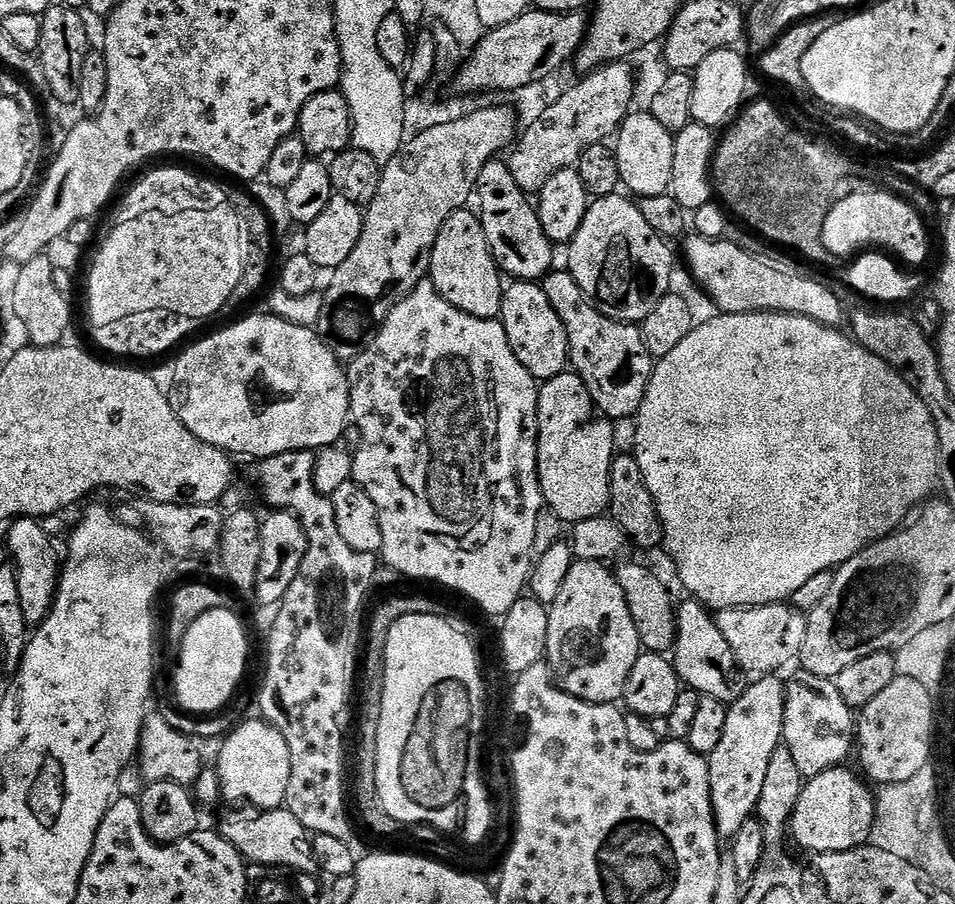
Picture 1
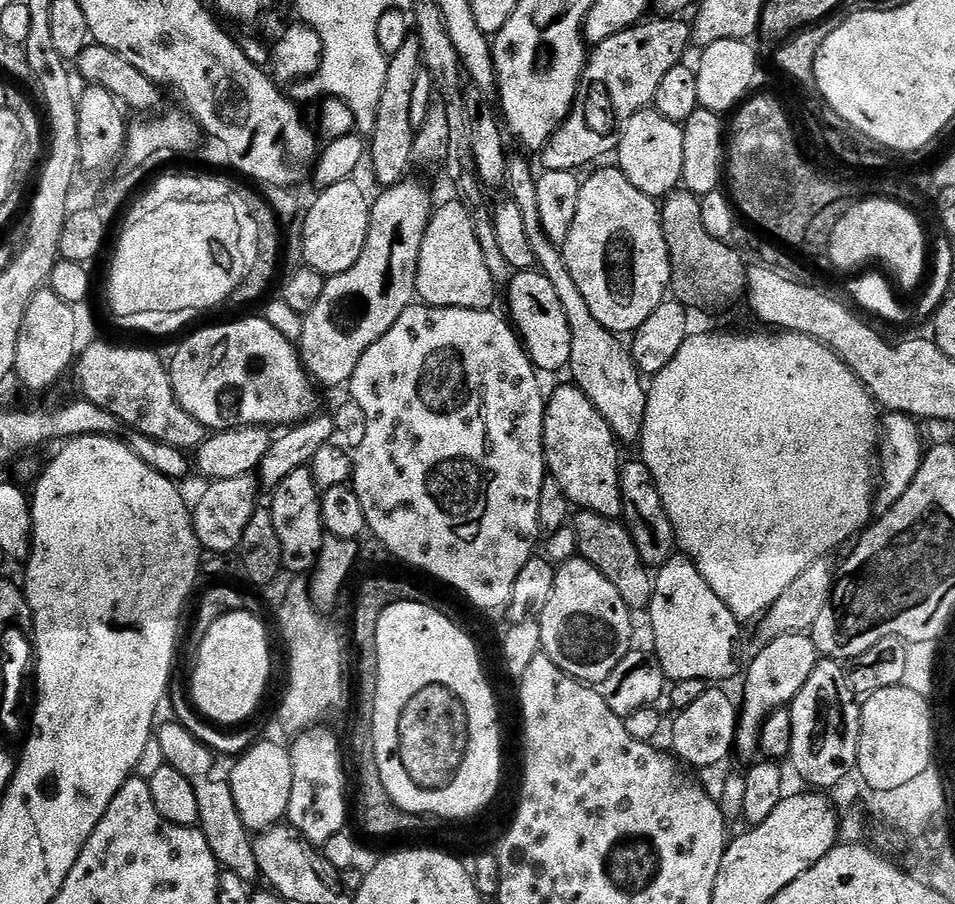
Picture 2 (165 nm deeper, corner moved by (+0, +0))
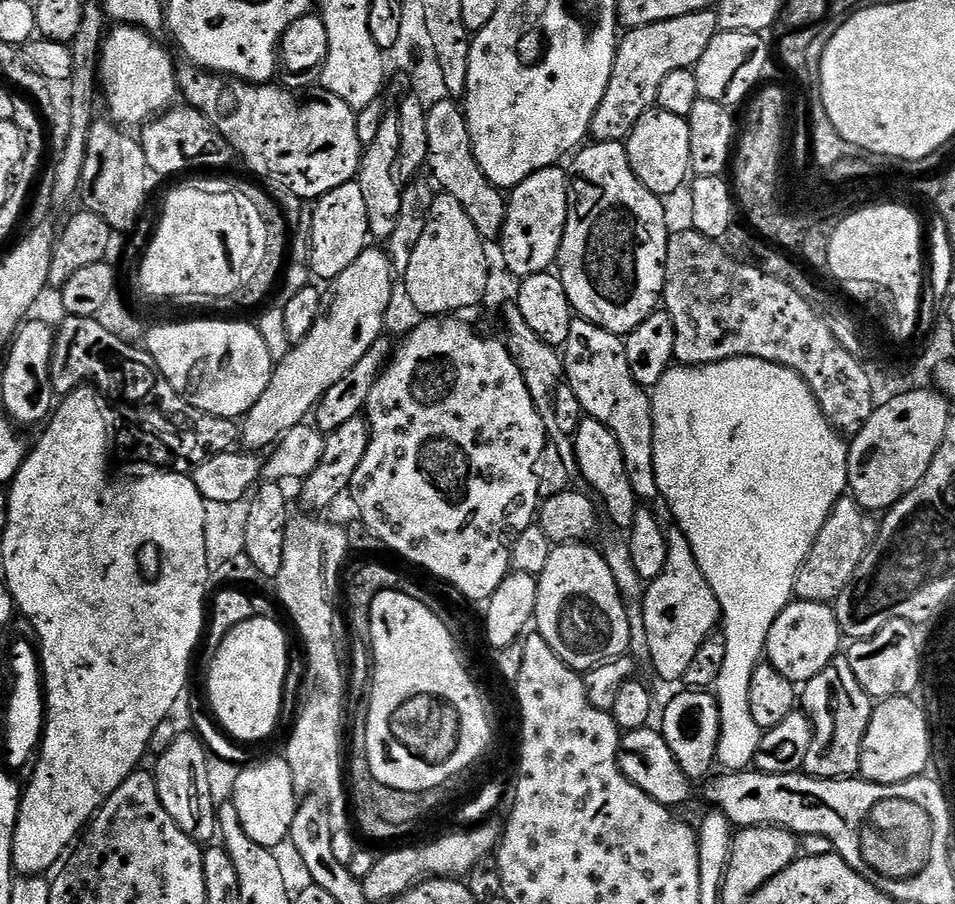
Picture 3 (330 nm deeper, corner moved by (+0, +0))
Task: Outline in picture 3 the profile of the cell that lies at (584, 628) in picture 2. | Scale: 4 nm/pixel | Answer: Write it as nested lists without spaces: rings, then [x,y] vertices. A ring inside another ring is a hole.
[[[569,542],[557,544],[552,549],[550,558],[546,561],[546,570],[537,579],[538,602],[534,617],[535,631],[546,642],[550,642],[550,650],[562,658],[562,662],[583,674],[599,664],[617,660],[625,655],[630,646],[630,623],[626,618],[626,607],[619,596],[618,586],[610,567],[604,561],[604,553],[599,547],[591,548],[588,542]]]

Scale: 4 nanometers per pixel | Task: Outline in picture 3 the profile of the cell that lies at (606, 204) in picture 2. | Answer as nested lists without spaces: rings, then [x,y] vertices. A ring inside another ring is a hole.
[[[592,142],[581,147],[571,160],[568,221],[562,234],[558,275],[562,286],[566,286],[572,311],[579,319],[588,320],[624,338],[647,316],[657,311],[664,295],[664,267],[670,235],[668,216],[664,213],[665,201],[638,182],[623,143]]]

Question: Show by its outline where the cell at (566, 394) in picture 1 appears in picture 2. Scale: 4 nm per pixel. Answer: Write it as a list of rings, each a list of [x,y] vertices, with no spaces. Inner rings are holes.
[[[565,382],[547,397],[544,405],[544,463],[551,479],[562,486],[562,494],[577,509],[602,514],[611,520],[622,516],[620,493],[621,449],[606,418],[594,410],[594,404],[582,390]]]

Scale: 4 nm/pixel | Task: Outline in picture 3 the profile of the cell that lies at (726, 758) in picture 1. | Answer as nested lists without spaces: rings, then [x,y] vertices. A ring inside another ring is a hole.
[[[793,599],[792,603],[784,607],[782,614],[778,614],[774,626],[770,626],[766,660],[774,666],[774,670],[778,670],[778,674],[782,674],[782,678],[786,678],[791,684],[803,686],[810,682],[810,678],[826,670],[828,663],[841,651],[840,640],[842,641],[842,633],[838,626],[836,609],[832,604]]]

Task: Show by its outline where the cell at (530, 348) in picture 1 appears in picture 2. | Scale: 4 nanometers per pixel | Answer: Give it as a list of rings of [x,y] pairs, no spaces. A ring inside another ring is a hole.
[[[539,270],[516,272],[512,281],[506,285],[506,292],[510,323],[537,373],[563,373],[570,362],[570,322],[566,322],[562,302],[558,302],[558,294],[550,278],[546,278]]]

